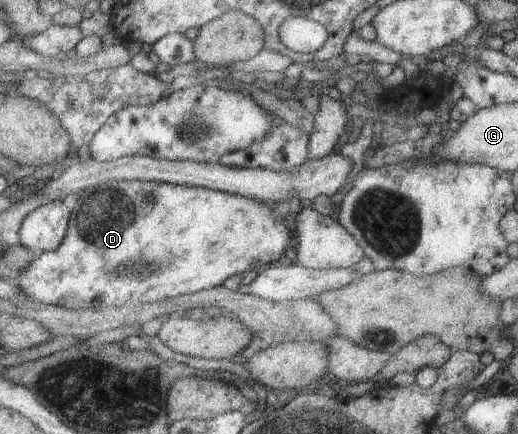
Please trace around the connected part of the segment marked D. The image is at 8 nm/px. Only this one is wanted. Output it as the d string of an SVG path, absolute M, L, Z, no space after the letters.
M114 181L101 187L94 187L88 190L83 190L80 194L77 195L74 199L71 200L71 208L72 208L72 220L70 221L70 226L68 229L68 236L65 238L62 246L55 251L46 251L42 256L39 256L36 260L33 260L32 263L29 264L29 267L26 270L23 270L20 273L20 278L18 280L20 290L23 295L26 295L30 301L34 303L47 304L47 305L56 305L59 307L64 307L67 309L74 310L86 310L86 309L95 309L101 310L101 308L107 307L123 307L125 305L135 304L137 306L141 306L142 304L153 304L154 302L161 302L162 300L168 300L179 295L189 295L190 293L199 292L200 290L210 289L214 287L219 287L223 285L231 276L234 275L242 275L247 270L253 270L253 268L257 268L258 270L263 270L267 266L272 265L273 262L277 262L279 258L283 258L283 254L290 249L295 249L296 240L291 236L291 233L294 231L293 229L287 228L287 224L285 224L284 216L285 216L285 206L275 205L271 206L271 204L267 204L263 201L259 201L253 198L243 197L240 195L233 195L224 191L215 191L214 189L209 189L206 187L195 187L188 185L177 185L174 183L153 183L150 181Z

